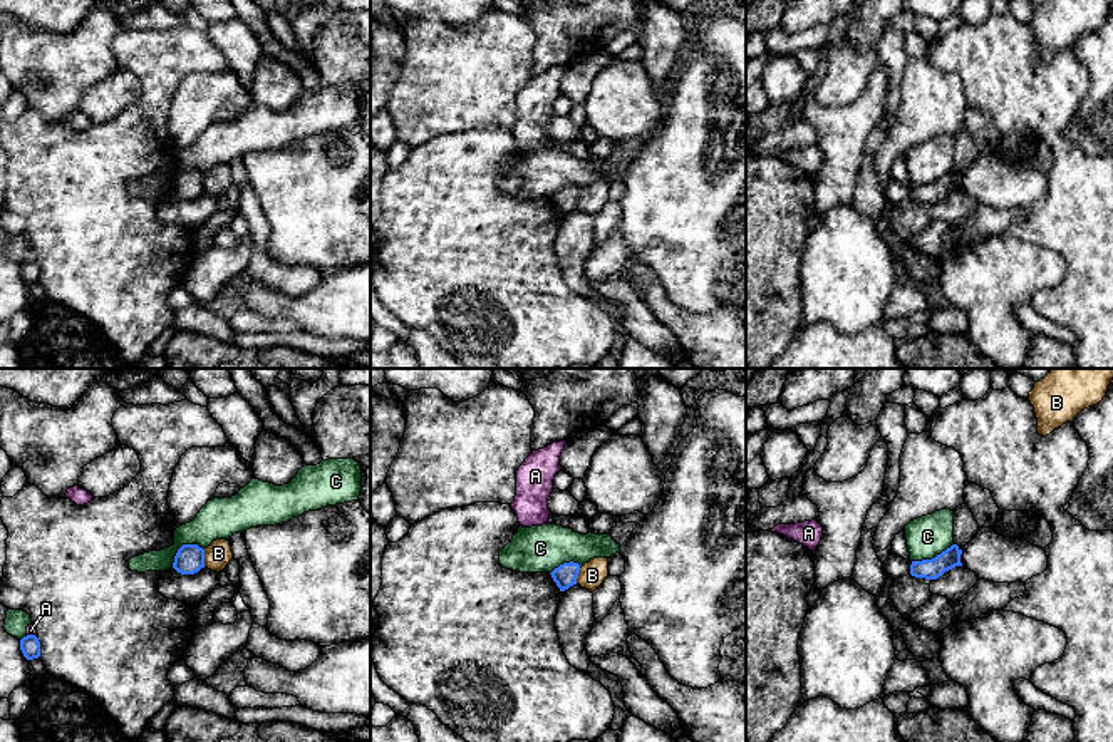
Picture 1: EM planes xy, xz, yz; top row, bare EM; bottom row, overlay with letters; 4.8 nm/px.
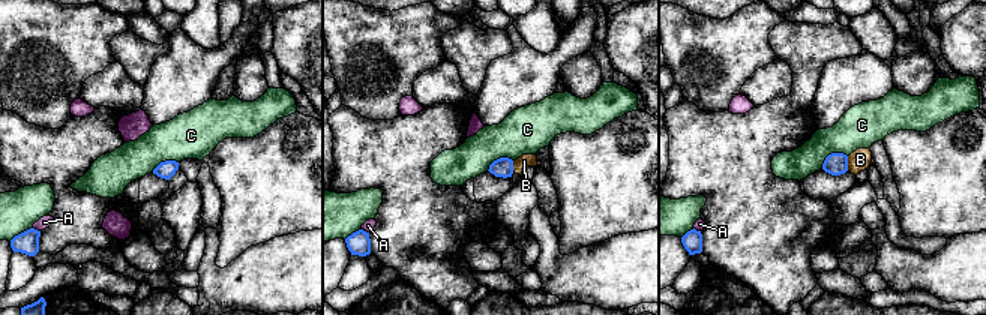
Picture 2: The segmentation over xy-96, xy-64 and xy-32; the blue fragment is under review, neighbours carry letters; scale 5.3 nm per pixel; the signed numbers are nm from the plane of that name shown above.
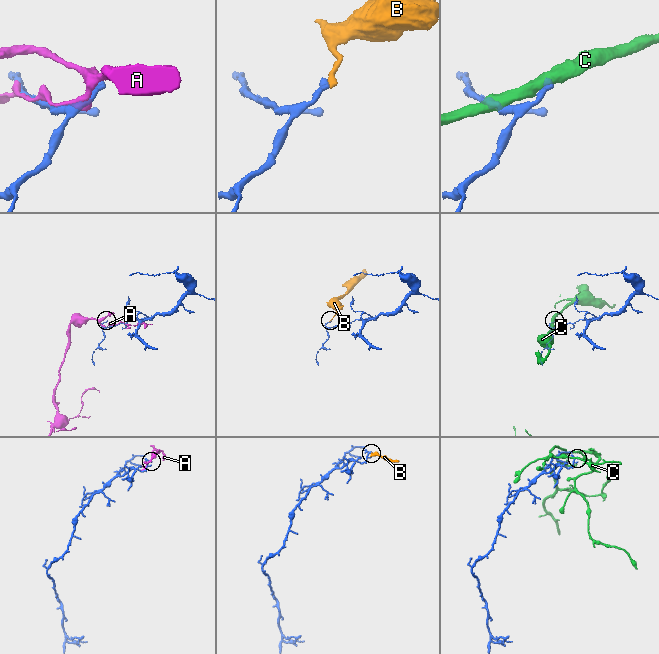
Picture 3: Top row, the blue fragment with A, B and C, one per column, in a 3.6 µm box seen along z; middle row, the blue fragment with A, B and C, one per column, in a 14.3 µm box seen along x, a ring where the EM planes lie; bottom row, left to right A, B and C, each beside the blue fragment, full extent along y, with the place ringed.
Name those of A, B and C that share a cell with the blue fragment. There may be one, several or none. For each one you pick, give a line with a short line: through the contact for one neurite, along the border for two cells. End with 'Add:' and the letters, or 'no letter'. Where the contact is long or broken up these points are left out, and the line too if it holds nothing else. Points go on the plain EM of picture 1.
Add: no letter

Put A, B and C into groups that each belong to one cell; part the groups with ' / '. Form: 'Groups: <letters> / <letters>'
Groups: A / B / C

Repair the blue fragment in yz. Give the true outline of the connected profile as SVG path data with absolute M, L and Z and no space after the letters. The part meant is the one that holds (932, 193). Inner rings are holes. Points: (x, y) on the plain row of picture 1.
M952 169L932 184L912 186L910 199L915 203L937 204L945 196L962 191L960 188L962 174Z

